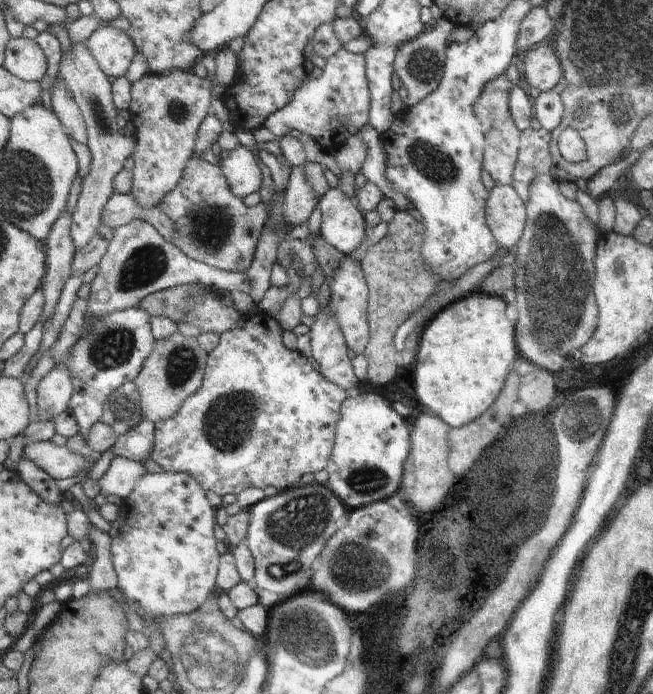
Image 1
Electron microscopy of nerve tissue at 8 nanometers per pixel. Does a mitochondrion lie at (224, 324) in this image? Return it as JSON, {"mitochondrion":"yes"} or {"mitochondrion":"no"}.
{"mitochondrion":"no"}

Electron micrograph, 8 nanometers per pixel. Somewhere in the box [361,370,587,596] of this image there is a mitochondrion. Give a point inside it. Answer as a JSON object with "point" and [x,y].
{"point":[527,455]}

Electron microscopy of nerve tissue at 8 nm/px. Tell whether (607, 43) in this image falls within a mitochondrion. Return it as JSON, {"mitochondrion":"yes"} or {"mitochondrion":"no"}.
{"mitochondrion":"yes"}

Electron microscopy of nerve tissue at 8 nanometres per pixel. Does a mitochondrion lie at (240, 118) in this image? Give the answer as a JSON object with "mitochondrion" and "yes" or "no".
{"mitochondrion":"no"}

